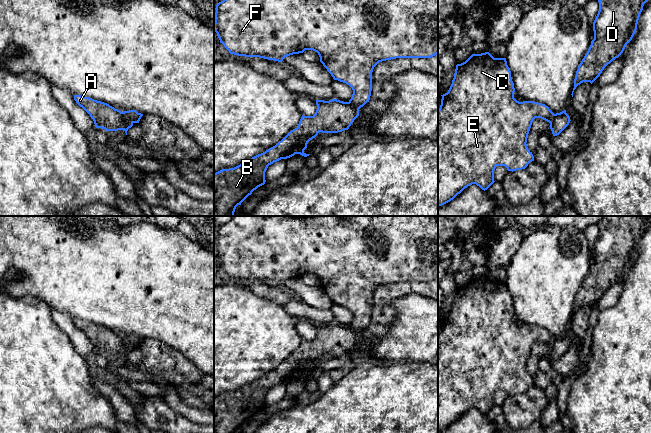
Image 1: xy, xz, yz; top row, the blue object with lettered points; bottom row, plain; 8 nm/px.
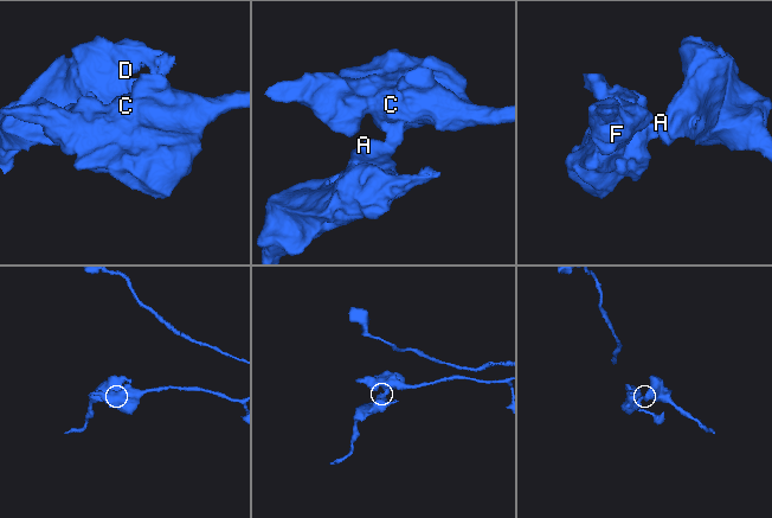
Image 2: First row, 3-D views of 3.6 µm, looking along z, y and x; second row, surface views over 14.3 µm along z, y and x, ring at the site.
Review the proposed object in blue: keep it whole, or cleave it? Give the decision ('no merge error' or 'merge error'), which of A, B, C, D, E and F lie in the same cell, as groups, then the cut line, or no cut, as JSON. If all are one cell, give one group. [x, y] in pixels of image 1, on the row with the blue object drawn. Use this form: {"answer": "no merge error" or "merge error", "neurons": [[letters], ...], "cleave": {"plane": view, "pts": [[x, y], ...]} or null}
{"answer": "merge error", "neurons": [["A", "B", "D"], ["C", "E", "F"]], "cleave": {"plane": "xy", "pts": [[122, 112], [132, 123]]}}

